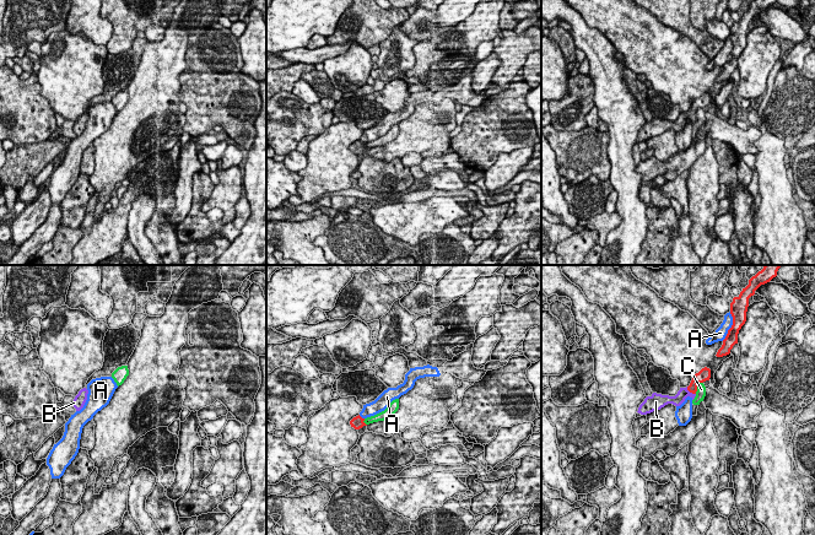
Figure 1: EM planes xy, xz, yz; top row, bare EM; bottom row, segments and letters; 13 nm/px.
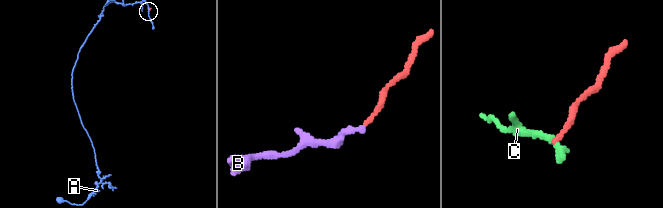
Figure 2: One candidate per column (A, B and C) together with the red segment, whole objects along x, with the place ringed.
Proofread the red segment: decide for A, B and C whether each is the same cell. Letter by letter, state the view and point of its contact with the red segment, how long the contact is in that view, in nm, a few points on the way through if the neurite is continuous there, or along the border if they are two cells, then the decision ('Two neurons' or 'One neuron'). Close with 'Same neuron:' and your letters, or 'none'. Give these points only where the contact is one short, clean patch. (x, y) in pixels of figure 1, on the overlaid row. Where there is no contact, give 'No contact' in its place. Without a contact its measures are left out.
A: Touches red at yz (732, 327). Shared border 400 nm. Two neurons
B: Touches red at yz (690, 392). Shared border 160 nm. Path across: yz (700, 377), (690, 392), (676, 400). One neuron
C: Touches red at yz (696, 387). Shared border 190 nm. Boundary: yz (702, 382), (697, 384), (695, 393). Two neurons
Same neuron: B

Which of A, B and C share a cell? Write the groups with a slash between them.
A / B / C

